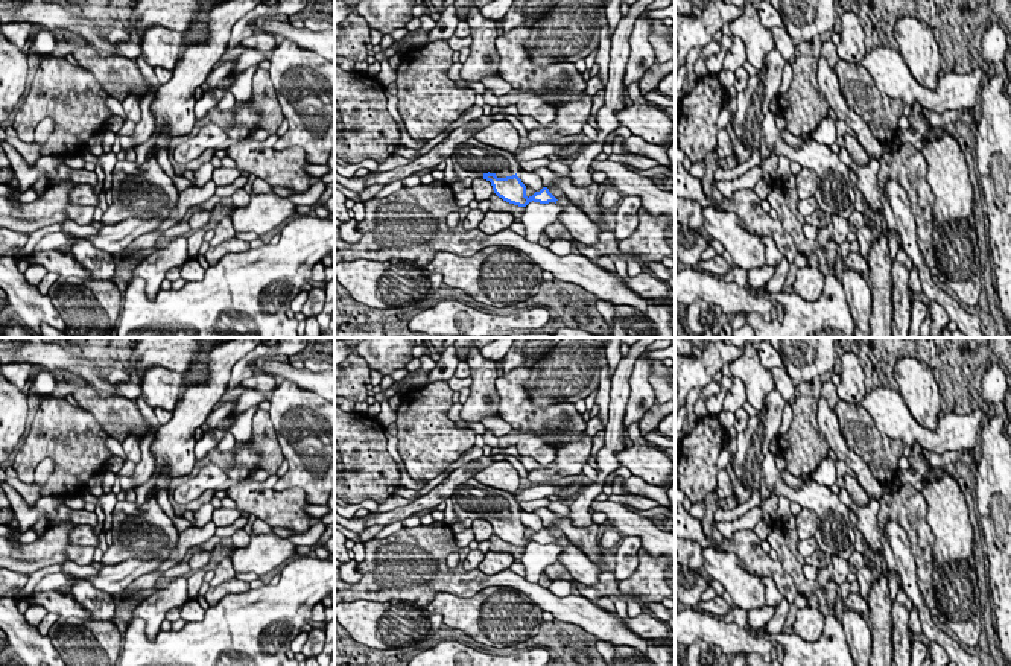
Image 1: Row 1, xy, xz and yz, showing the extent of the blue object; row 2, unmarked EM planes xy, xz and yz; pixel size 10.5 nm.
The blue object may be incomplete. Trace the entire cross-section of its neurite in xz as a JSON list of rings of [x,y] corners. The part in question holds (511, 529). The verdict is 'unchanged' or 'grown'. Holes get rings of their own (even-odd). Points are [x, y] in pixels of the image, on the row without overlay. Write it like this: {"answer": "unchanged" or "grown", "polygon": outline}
{"answer": "grown", "polygon": [[[473,477],[453,491],[452,502],[459,522],[483,519],[491,523],[494,534],[509,544],[526,547],[532,541],[540,544],[558,541],[547,528],[528,538],[514,494],[490,488]]]}

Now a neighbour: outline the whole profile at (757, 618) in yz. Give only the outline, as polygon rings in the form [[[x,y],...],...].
[[[763,605],[762,608],[753,608],[748,613],[748,626],[757,630],[765,626],[775,613],[774,607]]]

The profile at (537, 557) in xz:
[[[529,543],[525,553],[521,555],[521,563],[526,569],[526,581],[531,584],[538,584],[543,570],[556,561],[561,547],[555,543],[540,544]]]

